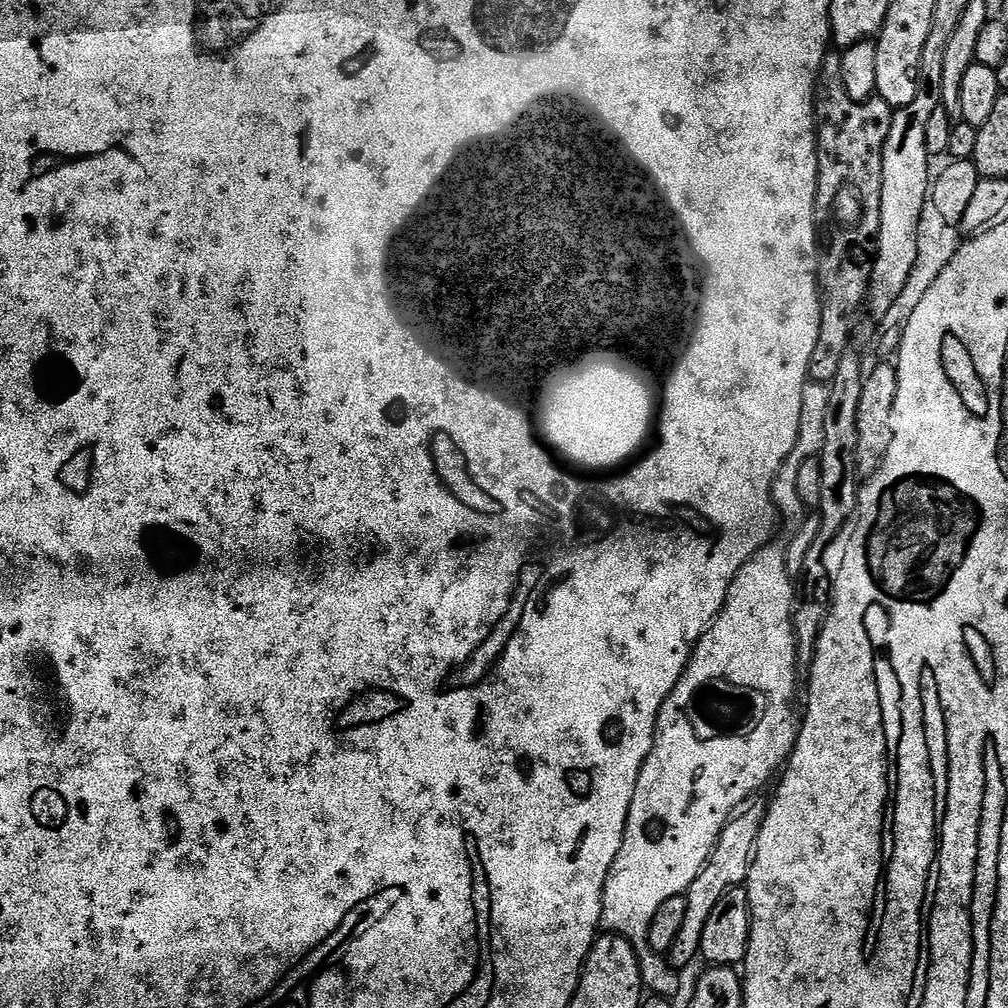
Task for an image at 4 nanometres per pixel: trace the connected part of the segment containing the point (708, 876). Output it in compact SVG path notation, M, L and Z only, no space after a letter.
M757 794L749 796L747 800L743 800L737 806L732 817L726 822L710 858L704 863L704 869L688 887L686 918L682 921L682 931L678 933L678 938L674 938L674 946L666 953L673 969L681 970L680 968L686 967L692 959L697 959L700 956L702 930L706 930L706 921L709 920L714 906L718 906L722 894L726 894L732 888L741 887L747 881L748 870L752 867L752 857L756 851L760 827L768 813L768 801L767 795Z

